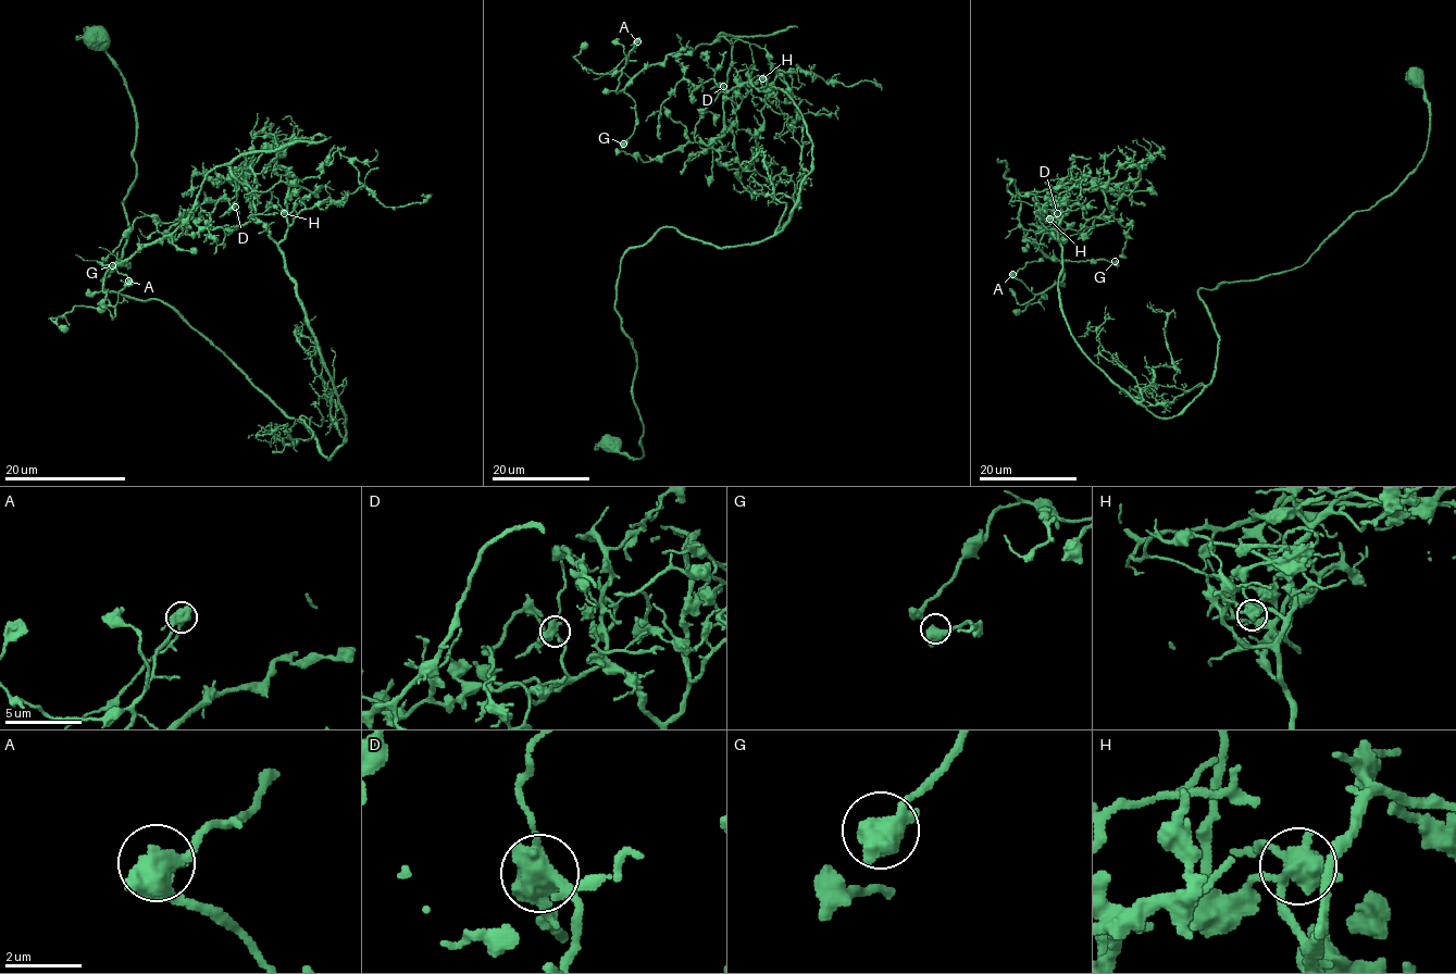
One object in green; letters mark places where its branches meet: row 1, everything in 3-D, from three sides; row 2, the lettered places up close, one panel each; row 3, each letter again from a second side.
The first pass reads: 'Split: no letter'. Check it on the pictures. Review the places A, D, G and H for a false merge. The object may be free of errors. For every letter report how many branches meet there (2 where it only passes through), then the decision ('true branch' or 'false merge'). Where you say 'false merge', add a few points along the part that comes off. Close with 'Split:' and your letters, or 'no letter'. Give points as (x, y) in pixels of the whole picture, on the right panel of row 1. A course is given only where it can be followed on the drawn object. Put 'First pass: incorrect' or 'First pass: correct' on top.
First pass: incorrect
A: branches 3; true branch
D: branches 3; true branch
G: branches 3; true branch
H: branches 3; false merge; course (1049, 220), (1007, 185), (1023, 234), (1062, 267), (1033, 294), (1015, 274), (1050, 252)
Split: H

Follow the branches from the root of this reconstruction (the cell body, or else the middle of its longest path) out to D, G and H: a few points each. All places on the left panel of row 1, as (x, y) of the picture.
D: (95, 36), (136, 120), (128, 237), (102, 287), (171, 304), (330, 459), (345, 410), (284, 252), (235, 207)
G: (95, 36), (136, 120), (102, 287), (171, 304), (343, 445), (270, 191), (215, 166), (112, 265)
H: (95, 36), (136, 120), (128, 237), (102, 287), (171, 304), (330, 459), (346, 414), (287, 273), (284, 214)

